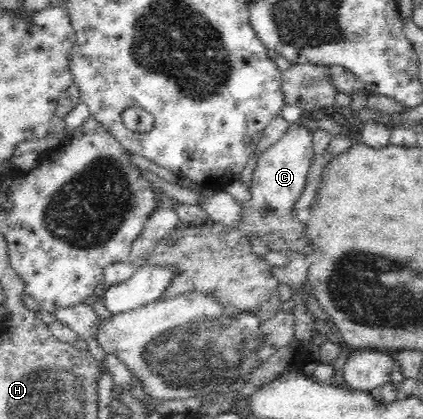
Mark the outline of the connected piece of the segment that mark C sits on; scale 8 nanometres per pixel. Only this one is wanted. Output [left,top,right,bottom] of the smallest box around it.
[239,122,315,258]

